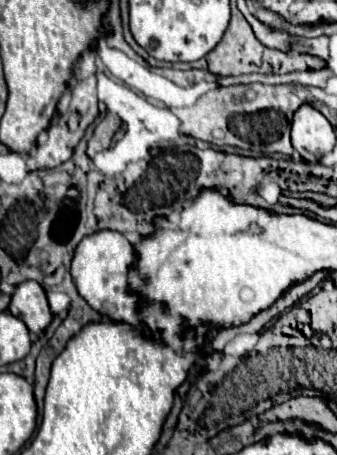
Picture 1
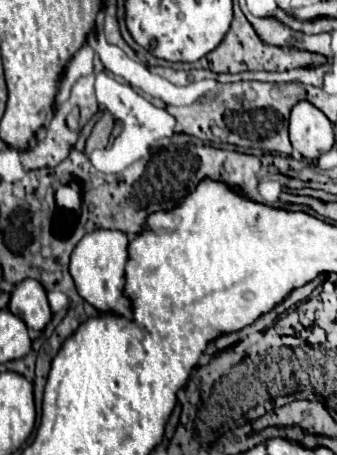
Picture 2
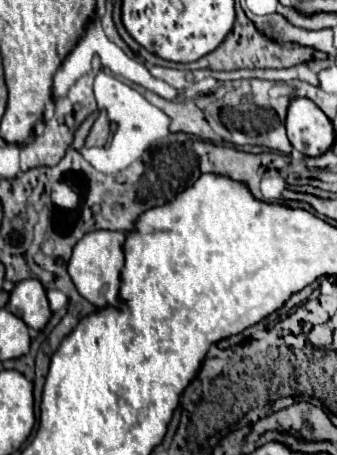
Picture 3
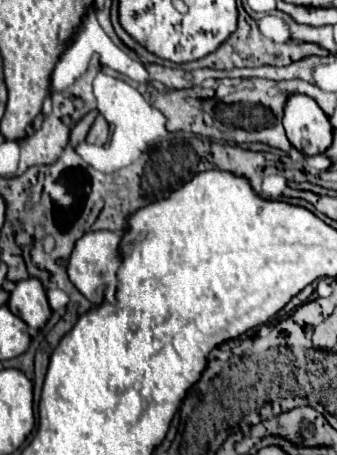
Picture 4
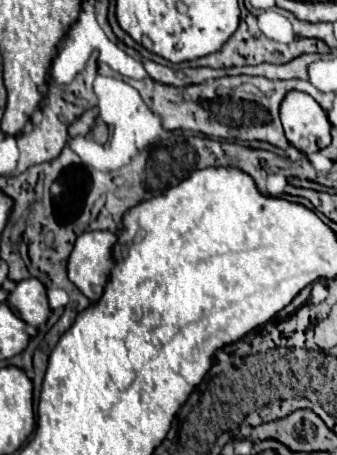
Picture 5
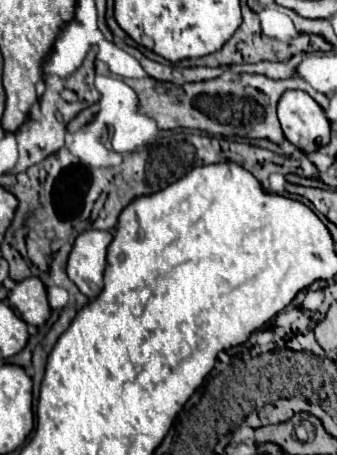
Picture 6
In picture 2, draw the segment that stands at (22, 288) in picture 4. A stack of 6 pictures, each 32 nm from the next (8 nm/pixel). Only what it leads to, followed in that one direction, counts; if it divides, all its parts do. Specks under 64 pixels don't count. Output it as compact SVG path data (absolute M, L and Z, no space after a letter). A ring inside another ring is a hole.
M24 280L16 284L8 310L22 318L28 328L40 332L50 322L52 312L46 300L46 292L38 280Z

